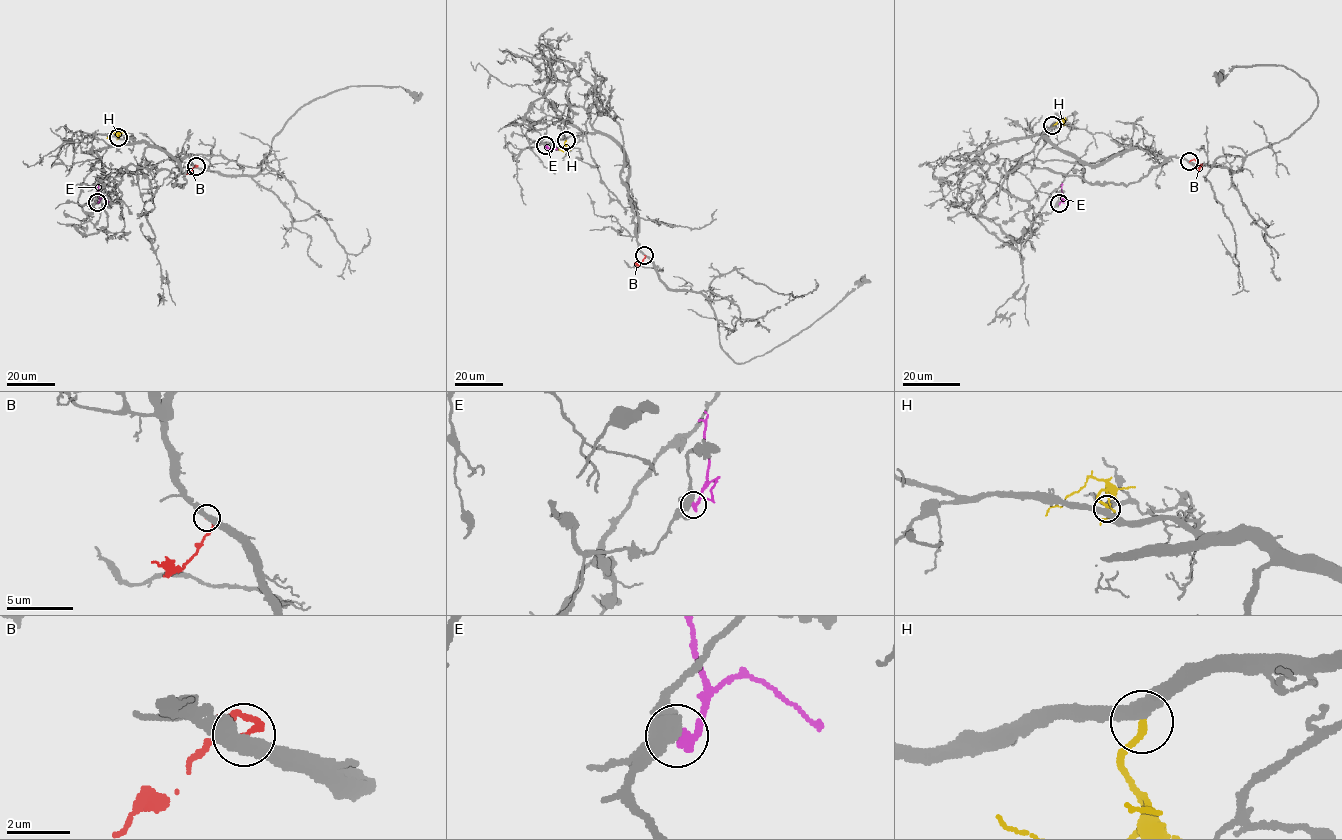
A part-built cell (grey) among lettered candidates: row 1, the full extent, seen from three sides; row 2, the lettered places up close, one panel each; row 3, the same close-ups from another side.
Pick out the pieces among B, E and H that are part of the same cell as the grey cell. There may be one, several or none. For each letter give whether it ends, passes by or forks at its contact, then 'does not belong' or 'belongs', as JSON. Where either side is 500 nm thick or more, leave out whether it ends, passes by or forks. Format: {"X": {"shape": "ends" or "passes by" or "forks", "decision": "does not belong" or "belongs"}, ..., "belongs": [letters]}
{"B": {"shape": "ends", "decision": "does not belong"}, "E": {"decision": "does not belong"}, "H": {"shape": "ends", "decision": "does not belong"}, "belongs": []}

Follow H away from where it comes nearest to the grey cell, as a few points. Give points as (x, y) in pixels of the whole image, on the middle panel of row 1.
H: (566, 140), (563, 151), (554, 147)

